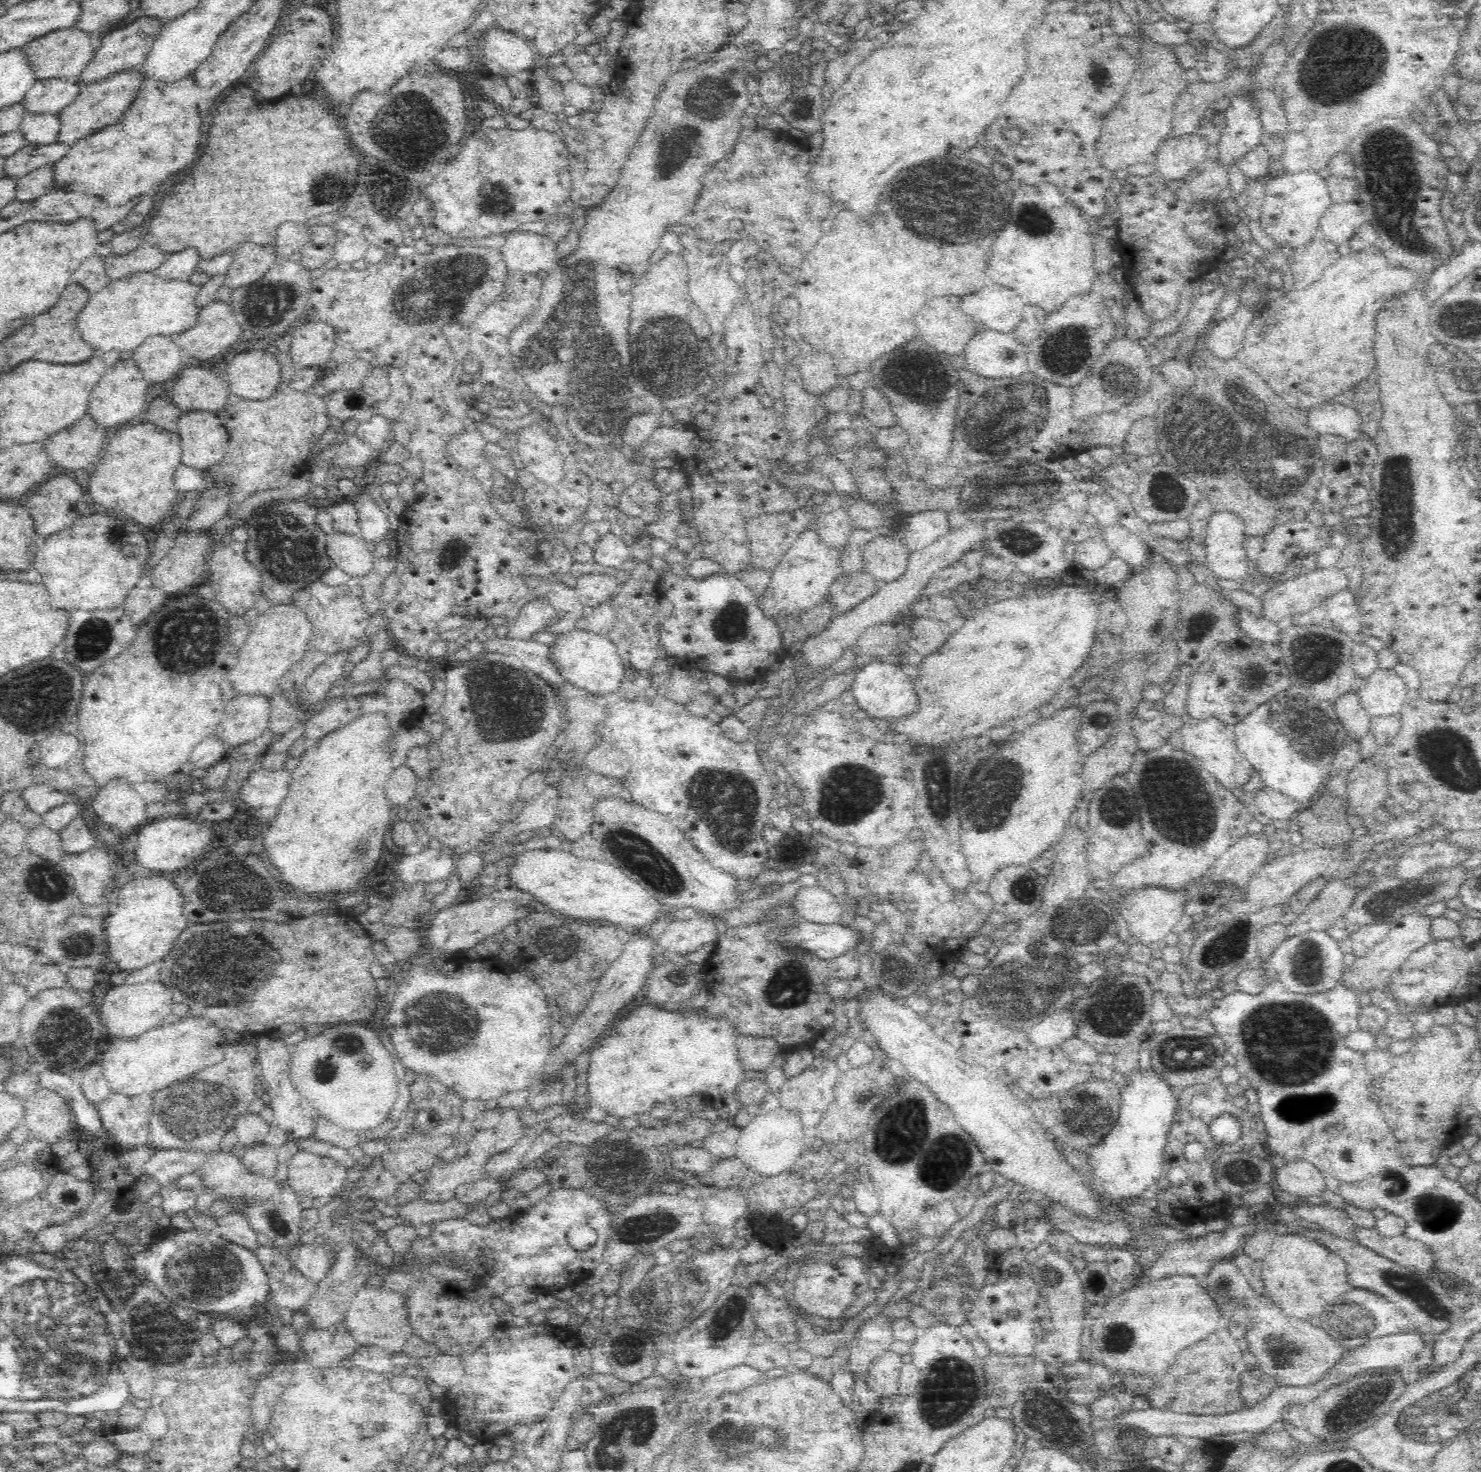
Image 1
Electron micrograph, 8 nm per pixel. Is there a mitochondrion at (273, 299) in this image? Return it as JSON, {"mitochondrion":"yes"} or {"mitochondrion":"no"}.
{"mitochondrion":"yes"}

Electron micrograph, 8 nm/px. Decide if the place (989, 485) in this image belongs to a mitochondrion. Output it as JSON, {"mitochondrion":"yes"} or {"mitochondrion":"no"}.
{"mitochondrion":"yes"}

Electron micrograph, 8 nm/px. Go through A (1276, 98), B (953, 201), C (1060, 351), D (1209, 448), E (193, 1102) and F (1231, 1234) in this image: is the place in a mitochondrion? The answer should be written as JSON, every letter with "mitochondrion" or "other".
{"A":"other","B":"mitochondrion","C":"mitochondrion","D":"mitochondrion","E":"mitochondrion","F":"other"}

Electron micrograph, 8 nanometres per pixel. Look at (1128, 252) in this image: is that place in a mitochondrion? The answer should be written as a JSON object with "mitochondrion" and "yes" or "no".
{"mitochondrion":"no"}

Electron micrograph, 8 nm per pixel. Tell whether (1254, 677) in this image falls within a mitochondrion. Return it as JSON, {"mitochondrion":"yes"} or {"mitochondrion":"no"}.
{"mitochondrion":"yes"}

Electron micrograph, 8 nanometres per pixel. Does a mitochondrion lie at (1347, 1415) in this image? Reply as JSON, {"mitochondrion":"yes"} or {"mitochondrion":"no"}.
{"mitochondrion":"yes"}

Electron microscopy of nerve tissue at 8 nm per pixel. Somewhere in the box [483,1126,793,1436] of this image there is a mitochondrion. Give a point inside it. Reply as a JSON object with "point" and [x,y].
{"point":[615,1163]}

